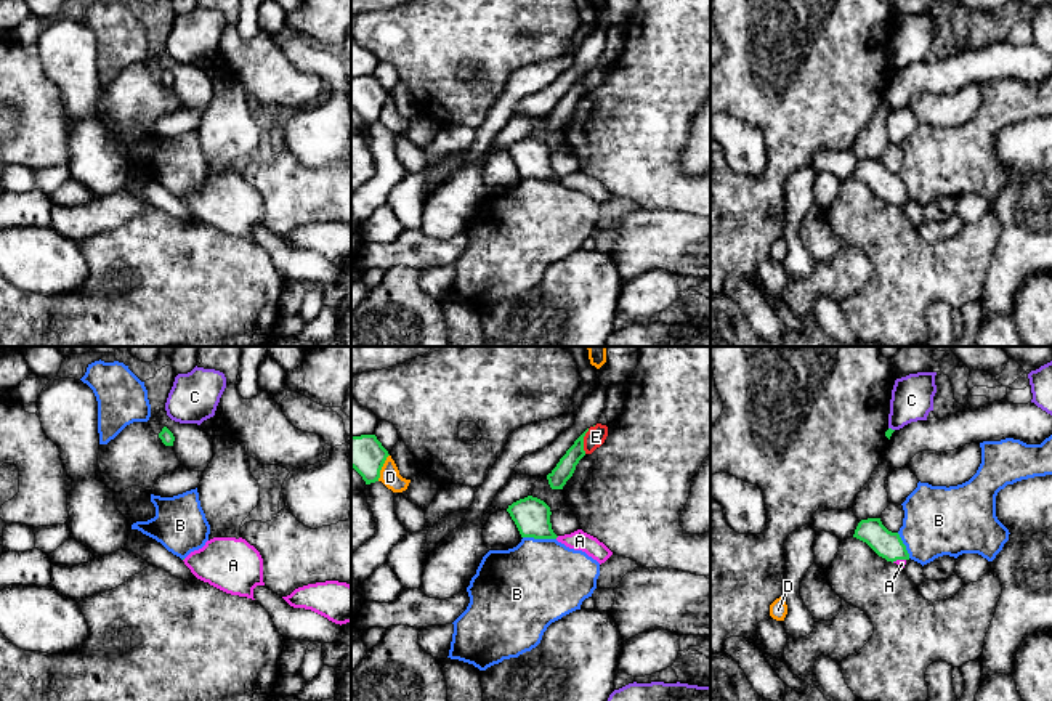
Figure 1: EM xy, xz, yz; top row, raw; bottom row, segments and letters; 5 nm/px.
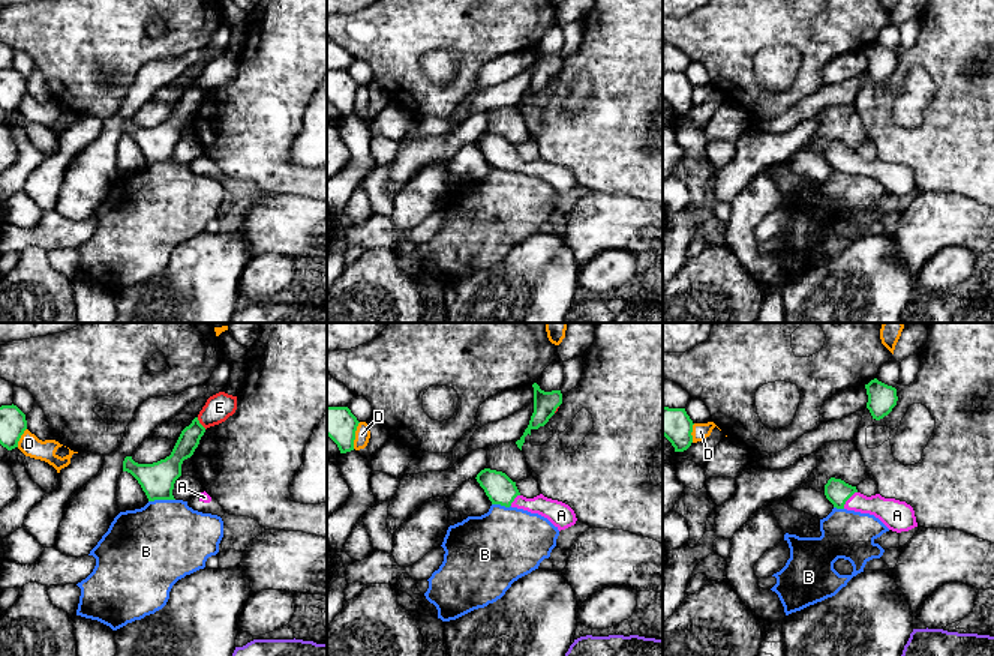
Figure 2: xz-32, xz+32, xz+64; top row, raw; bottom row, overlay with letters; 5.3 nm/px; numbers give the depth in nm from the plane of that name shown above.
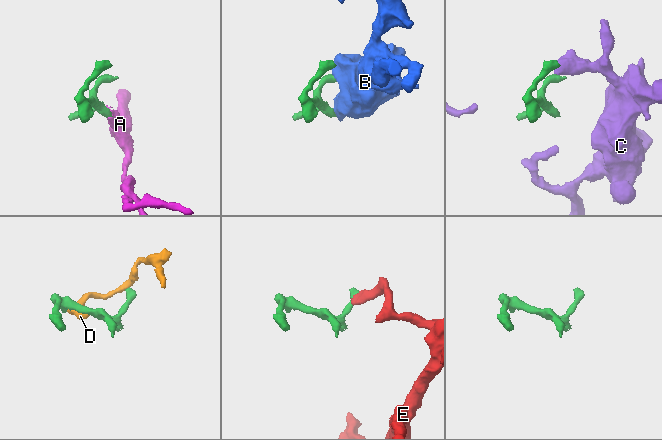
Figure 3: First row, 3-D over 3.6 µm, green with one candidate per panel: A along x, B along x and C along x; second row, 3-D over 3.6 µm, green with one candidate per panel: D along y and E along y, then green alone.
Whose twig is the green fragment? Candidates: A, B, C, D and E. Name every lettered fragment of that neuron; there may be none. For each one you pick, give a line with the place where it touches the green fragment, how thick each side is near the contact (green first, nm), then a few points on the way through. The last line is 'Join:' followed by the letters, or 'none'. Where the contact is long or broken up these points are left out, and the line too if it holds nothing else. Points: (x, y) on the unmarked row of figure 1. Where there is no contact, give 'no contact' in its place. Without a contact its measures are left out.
A: contact yz (898, 199); calibres 140 and 40 nm; way yz (887, 185), (898, 199), (902, 204)
Join: A

